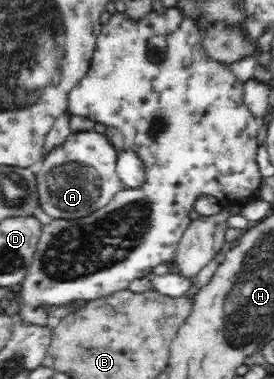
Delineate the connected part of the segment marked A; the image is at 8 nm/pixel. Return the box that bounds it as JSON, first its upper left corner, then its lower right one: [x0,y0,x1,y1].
[36,131,123,219]

